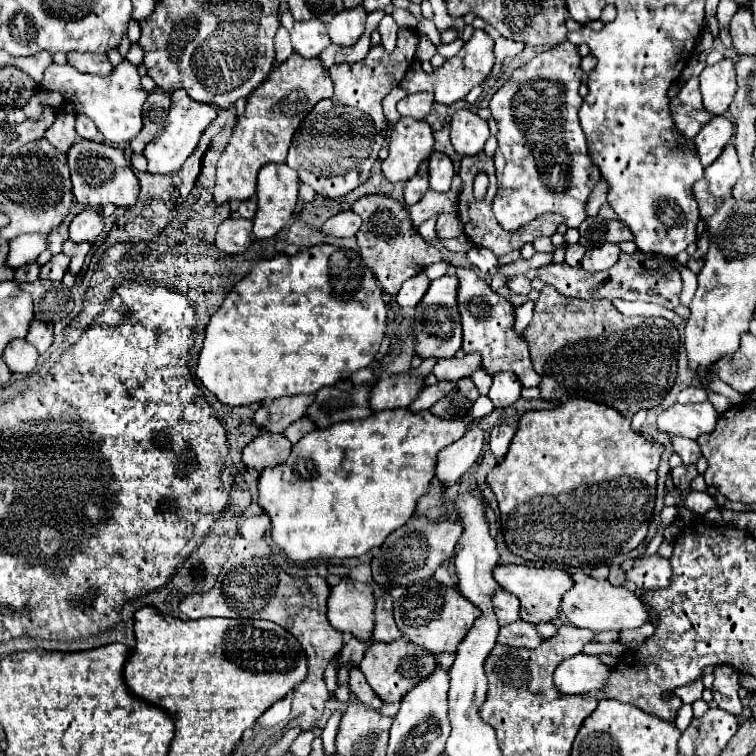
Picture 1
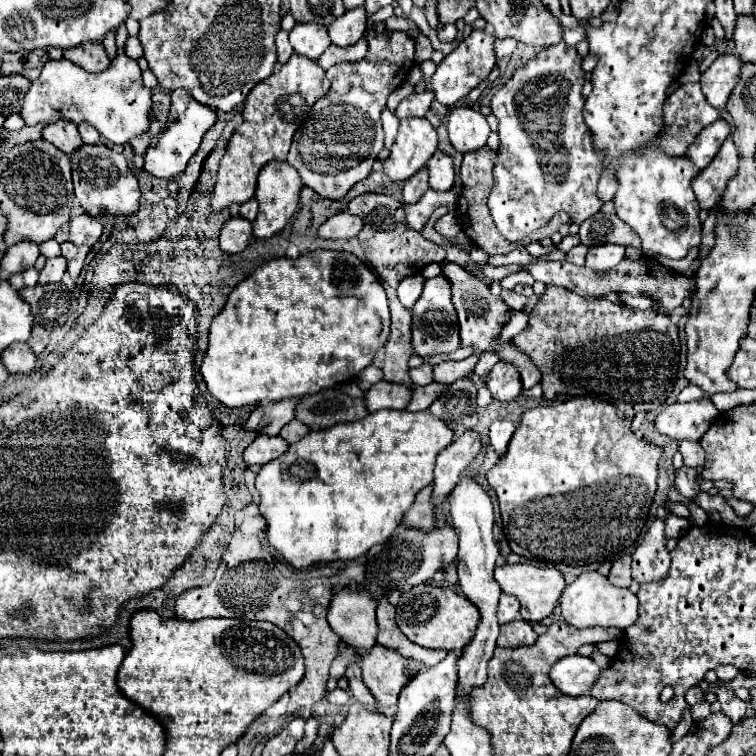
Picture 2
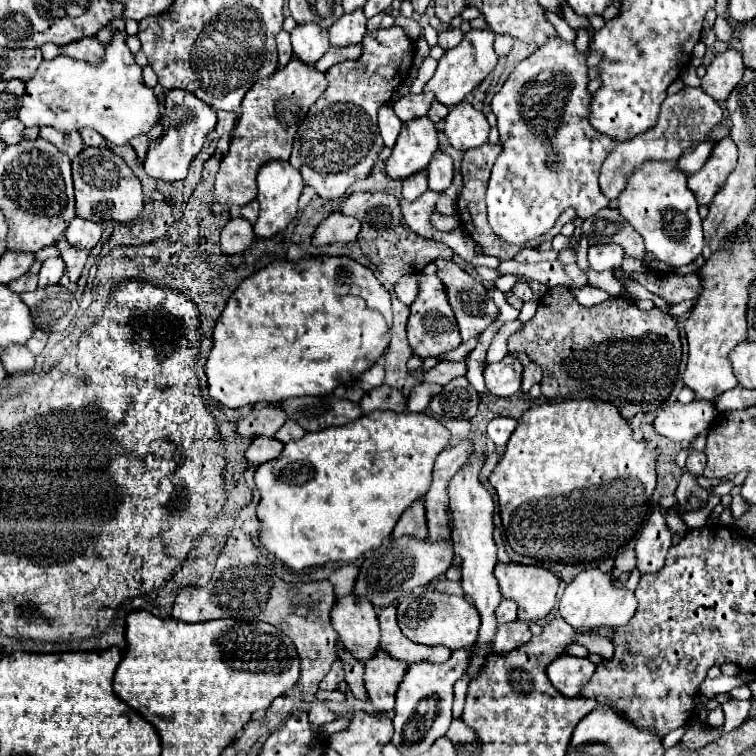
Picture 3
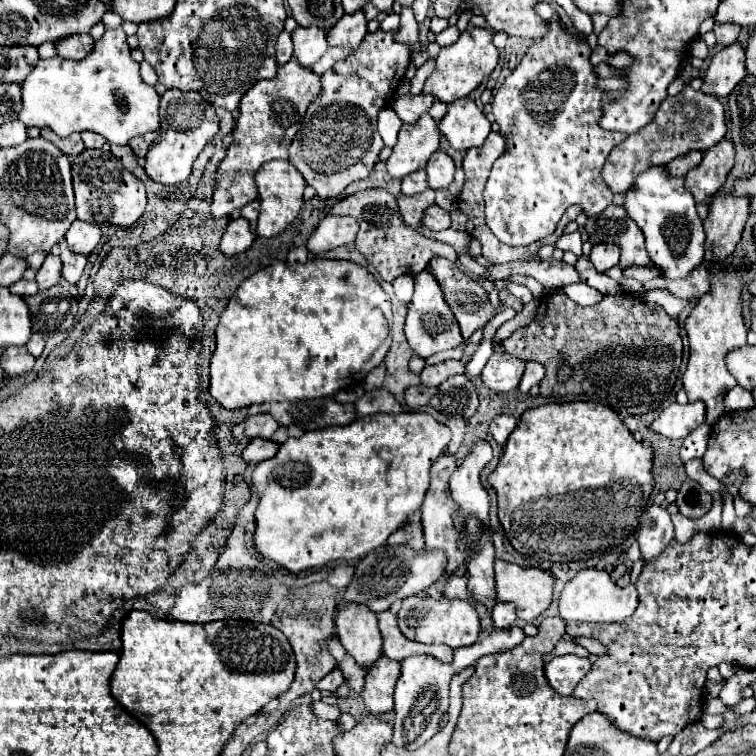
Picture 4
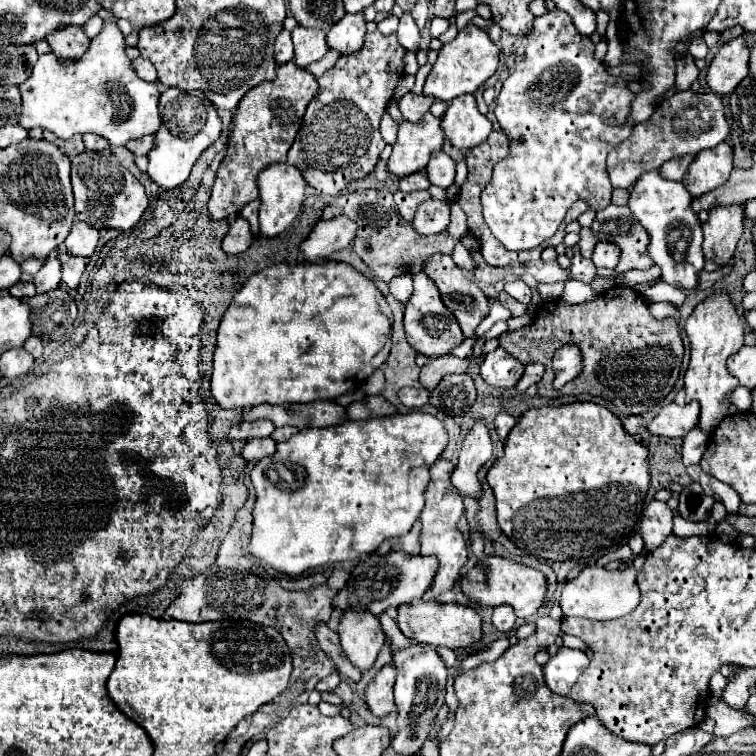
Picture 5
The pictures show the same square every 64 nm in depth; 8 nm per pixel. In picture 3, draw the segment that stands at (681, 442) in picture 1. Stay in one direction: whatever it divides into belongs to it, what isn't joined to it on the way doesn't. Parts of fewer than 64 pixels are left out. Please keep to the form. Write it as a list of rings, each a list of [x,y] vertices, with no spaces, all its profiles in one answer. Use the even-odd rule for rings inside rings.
[[[688,450],[688,458],[686,458],[686,470],[690,470],[692,474],[700,476],[704,472],[704,464],[706,464],[706,454],[700,450]]]

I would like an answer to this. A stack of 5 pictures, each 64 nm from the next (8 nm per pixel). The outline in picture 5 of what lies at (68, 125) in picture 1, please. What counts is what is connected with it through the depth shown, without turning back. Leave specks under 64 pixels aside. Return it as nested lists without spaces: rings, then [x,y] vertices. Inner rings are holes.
[[[44,130],[44,138],[50,140],[50,142],[54,142],[54,144],[56,144],[66,156],[70,156],[70,158],[74,158],[74,156],[80,154],[80,152],[84,152],[84,142],[82,142],[82,136],[80,136],[80,134],[72,136],[70,140],[60,140],[60,138],[54,136],[52,132]]]

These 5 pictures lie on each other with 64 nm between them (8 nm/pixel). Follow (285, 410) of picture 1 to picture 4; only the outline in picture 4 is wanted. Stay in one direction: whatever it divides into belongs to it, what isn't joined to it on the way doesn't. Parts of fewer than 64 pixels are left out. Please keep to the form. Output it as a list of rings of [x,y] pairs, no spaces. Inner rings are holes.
[[[258,412],[254,416],[248,416],[244,422],[236,424],[232,434],[234,434],[234,438],[244,438],[244,436],[246,438],[256,438],[256,436],[270,438],[278,430],[278,426],[280,424],[272,416]]]

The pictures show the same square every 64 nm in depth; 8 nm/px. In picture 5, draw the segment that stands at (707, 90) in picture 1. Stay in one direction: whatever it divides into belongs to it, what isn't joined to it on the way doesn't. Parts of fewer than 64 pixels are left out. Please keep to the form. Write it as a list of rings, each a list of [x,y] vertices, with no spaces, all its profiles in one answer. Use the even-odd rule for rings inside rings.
[[[742,36],[722,44],[706,74],[706,84],[714,94],[730,94],[748,76],[748,52]]]

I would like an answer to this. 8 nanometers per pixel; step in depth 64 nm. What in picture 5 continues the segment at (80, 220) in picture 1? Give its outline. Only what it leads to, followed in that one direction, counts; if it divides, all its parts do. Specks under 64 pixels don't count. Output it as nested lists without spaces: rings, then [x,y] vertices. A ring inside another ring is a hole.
[[[78,220],[72,224],[70,234],[64,240],[64,246],[70,254],[84,256],[84,258],[90,258],[94,254],[96,244],[98,244],[98,230],[92,228],[90,224],[82,224]]]

